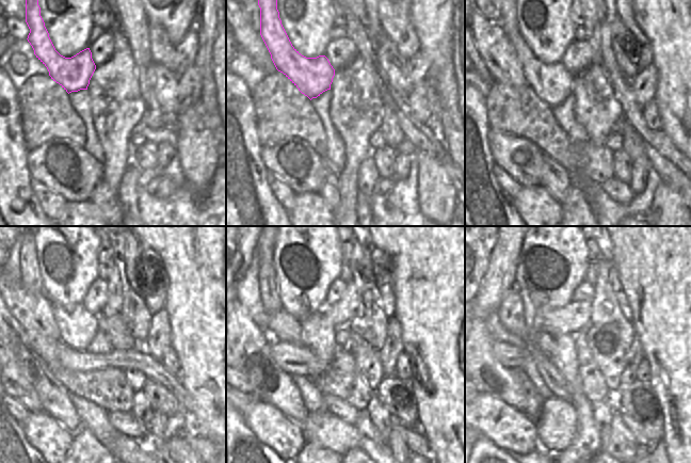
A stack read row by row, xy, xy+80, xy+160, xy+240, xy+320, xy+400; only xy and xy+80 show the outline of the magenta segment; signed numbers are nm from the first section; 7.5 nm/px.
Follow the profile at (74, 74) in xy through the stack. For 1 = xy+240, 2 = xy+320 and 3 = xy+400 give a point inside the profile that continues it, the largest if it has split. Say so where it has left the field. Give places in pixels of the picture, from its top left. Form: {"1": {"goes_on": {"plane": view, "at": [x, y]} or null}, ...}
{"1": {"goes_on": {"plane": "xy+240", "at": [78, 326]}}, "2": {"goes_on": {"plane": "xy+320", "at": [317, 332]}}, "3": {"goes_on": {"plane": "xy+400", "at": [587, 443]}}}

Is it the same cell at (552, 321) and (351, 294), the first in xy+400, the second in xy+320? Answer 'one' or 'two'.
one

